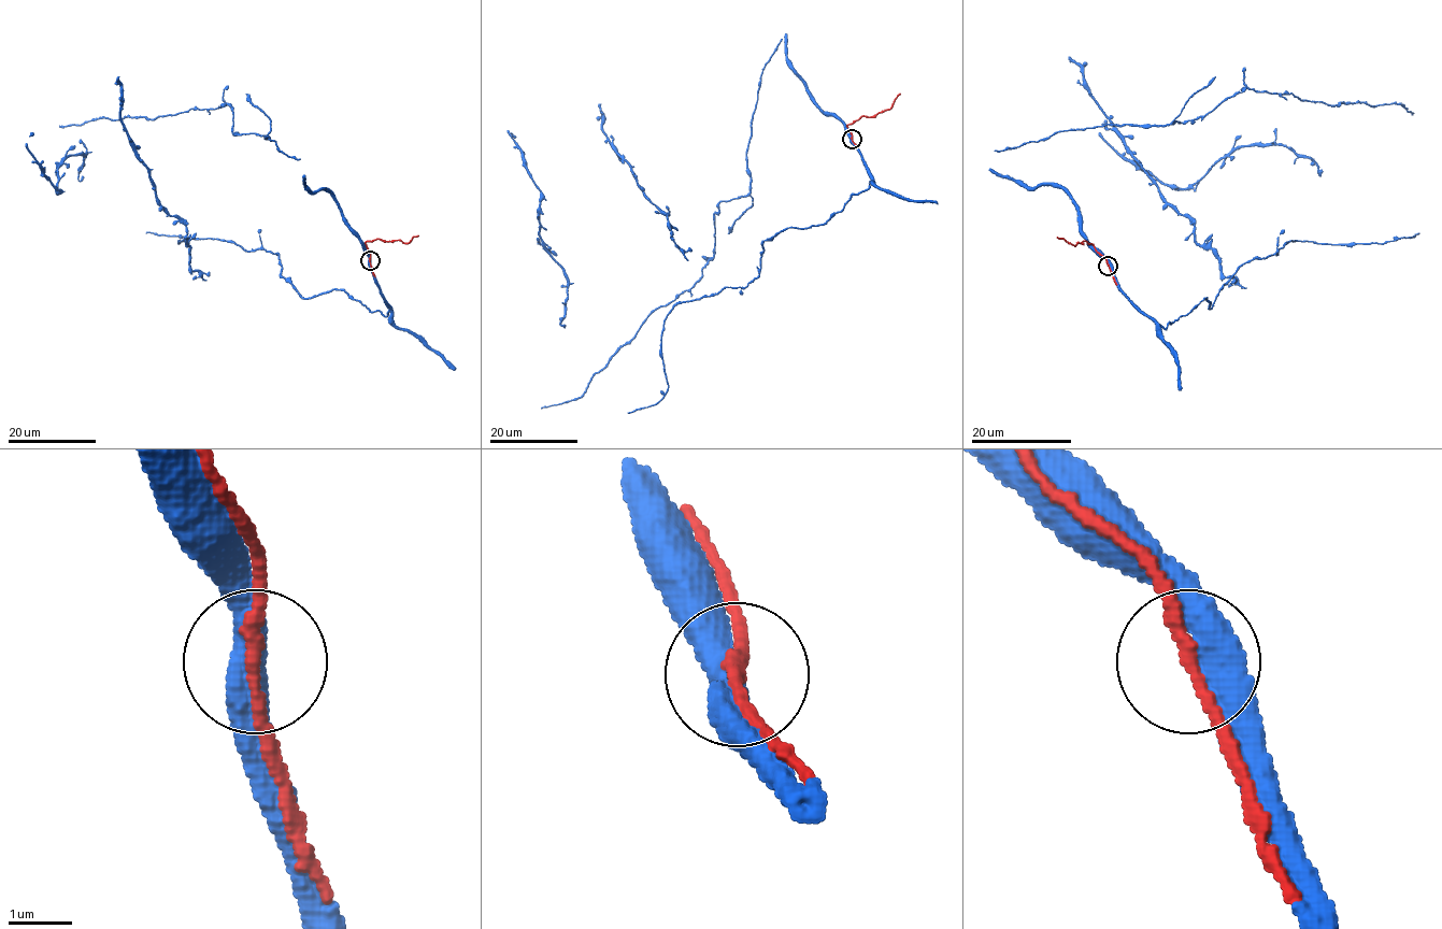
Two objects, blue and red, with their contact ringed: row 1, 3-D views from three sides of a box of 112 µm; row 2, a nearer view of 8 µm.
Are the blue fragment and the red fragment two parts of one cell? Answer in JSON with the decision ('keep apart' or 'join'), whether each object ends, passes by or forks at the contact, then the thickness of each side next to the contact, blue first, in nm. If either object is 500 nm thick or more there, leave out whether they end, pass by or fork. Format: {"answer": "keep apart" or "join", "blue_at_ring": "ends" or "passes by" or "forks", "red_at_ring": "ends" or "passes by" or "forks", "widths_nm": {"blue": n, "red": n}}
{"answer": "join", "widths_nm": {"blue": 500, "red": 180}}

